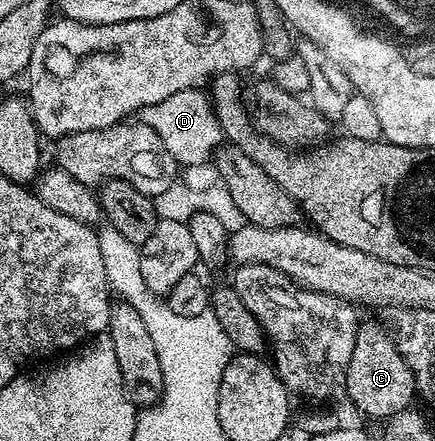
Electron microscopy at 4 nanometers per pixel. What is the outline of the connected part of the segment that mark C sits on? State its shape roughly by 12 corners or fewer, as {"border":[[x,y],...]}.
{"border":[[368,320],[346,366],[347,399],[387,421],[418,393],[393,333]]}

